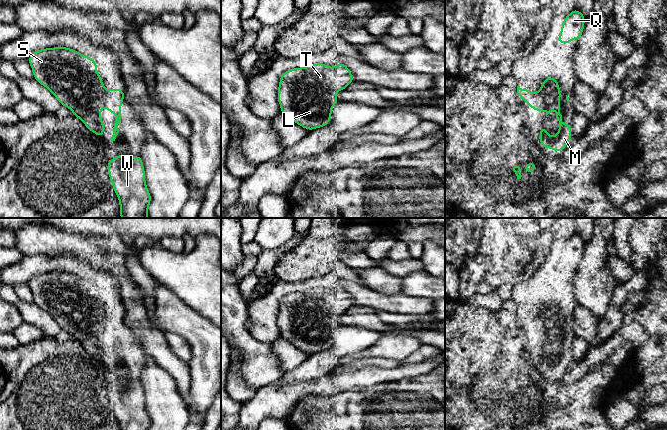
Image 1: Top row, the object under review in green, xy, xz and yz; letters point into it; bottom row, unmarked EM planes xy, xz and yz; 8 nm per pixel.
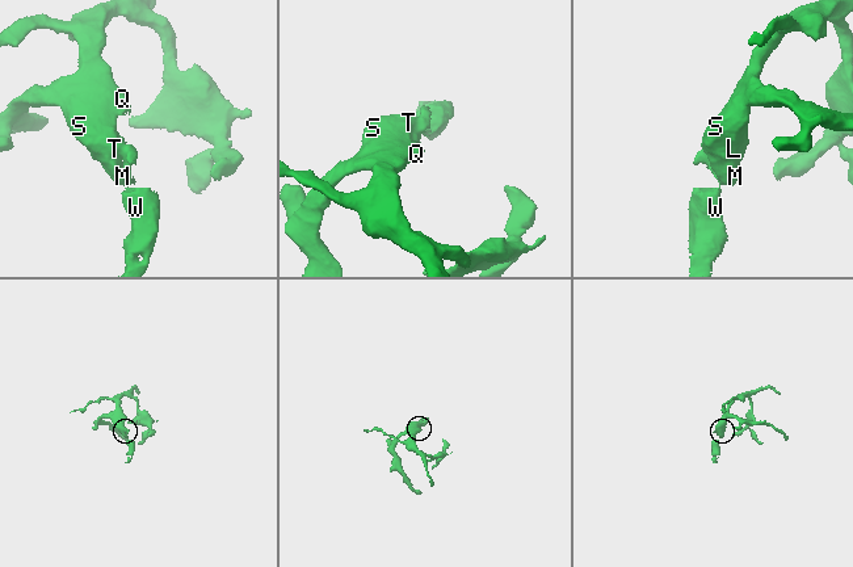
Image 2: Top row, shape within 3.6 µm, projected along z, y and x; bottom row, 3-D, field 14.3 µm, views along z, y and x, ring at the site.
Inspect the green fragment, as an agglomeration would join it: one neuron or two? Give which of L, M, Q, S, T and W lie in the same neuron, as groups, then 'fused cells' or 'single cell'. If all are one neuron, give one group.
groups L M Q S T W; single cell

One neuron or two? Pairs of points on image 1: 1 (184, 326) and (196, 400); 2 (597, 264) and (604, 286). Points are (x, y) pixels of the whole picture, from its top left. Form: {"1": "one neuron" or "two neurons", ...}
{"1": "one neuron", "2": "one neuron"}

